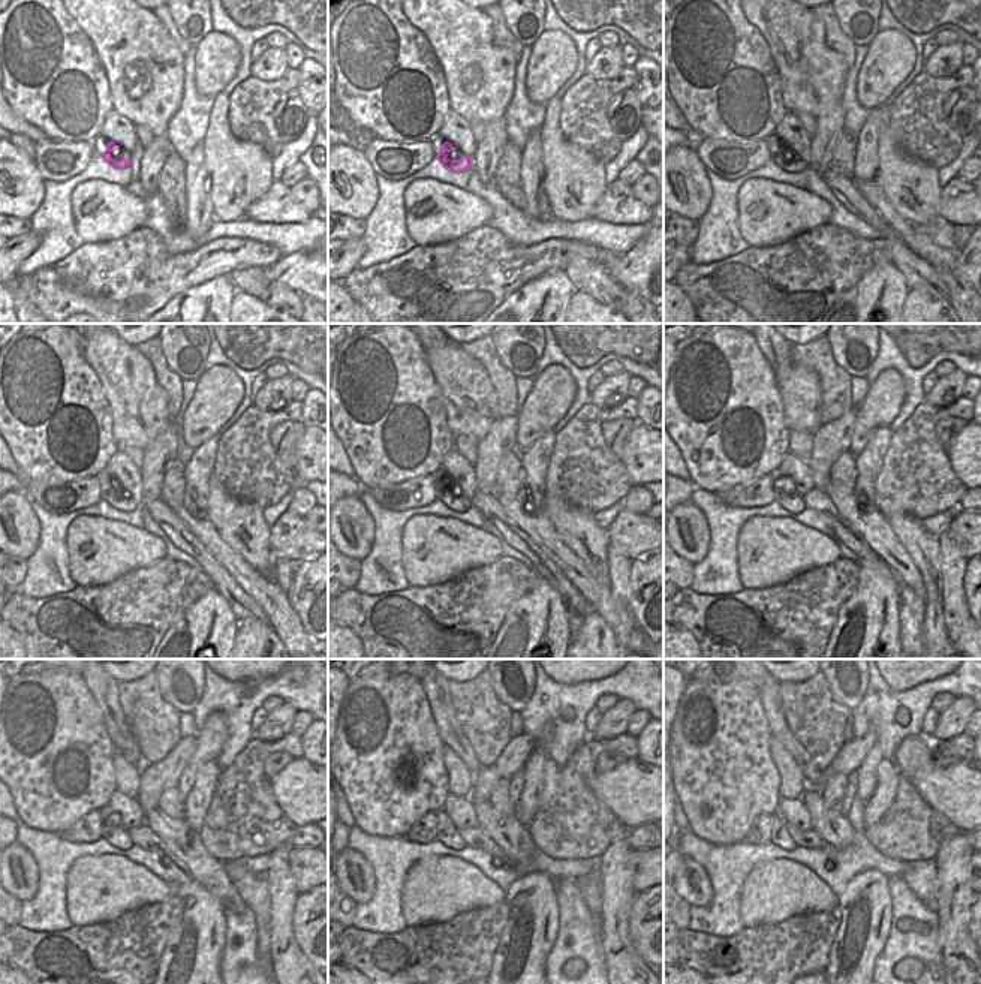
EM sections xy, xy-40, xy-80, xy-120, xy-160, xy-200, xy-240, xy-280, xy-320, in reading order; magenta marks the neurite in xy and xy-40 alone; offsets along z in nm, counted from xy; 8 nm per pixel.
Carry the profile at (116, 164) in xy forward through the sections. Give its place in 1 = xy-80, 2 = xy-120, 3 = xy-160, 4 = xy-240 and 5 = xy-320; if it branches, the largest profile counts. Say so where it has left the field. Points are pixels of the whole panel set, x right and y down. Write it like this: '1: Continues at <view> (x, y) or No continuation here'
1: Continues at xy-80 (797, 165)
2: Continues at xy-120 (126, 503)
3: Continues at xy-160 (454, 500)
4: Continues at xy-240 (113, 833)
5: Continues at xy-320 (779, 834)

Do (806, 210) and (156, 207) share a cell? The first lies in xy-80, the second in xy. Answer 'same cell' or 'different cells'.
different cells

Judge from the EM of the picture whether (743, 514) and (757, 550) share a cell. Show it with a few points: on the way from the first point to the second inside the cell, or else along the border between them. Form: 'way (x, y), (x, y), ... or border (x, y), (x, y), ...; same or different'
border (781, 517), (752, 517), (737, 536), (737, 556); different

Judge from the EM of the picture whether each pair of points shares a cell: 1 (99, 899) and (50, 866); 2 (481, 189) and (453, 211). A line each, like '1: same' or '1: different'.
1: different
2: different

